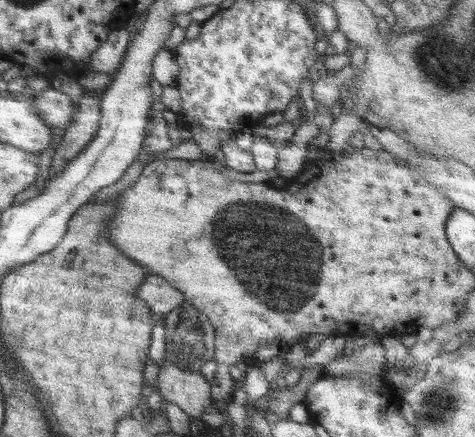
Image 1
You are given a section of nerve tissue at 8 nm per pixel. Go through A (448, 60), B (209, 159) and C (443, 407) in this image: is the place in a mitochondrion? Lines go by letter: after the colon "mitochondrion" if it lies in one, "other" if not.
A: mitochondrion
B: other
C: mitochondrion

